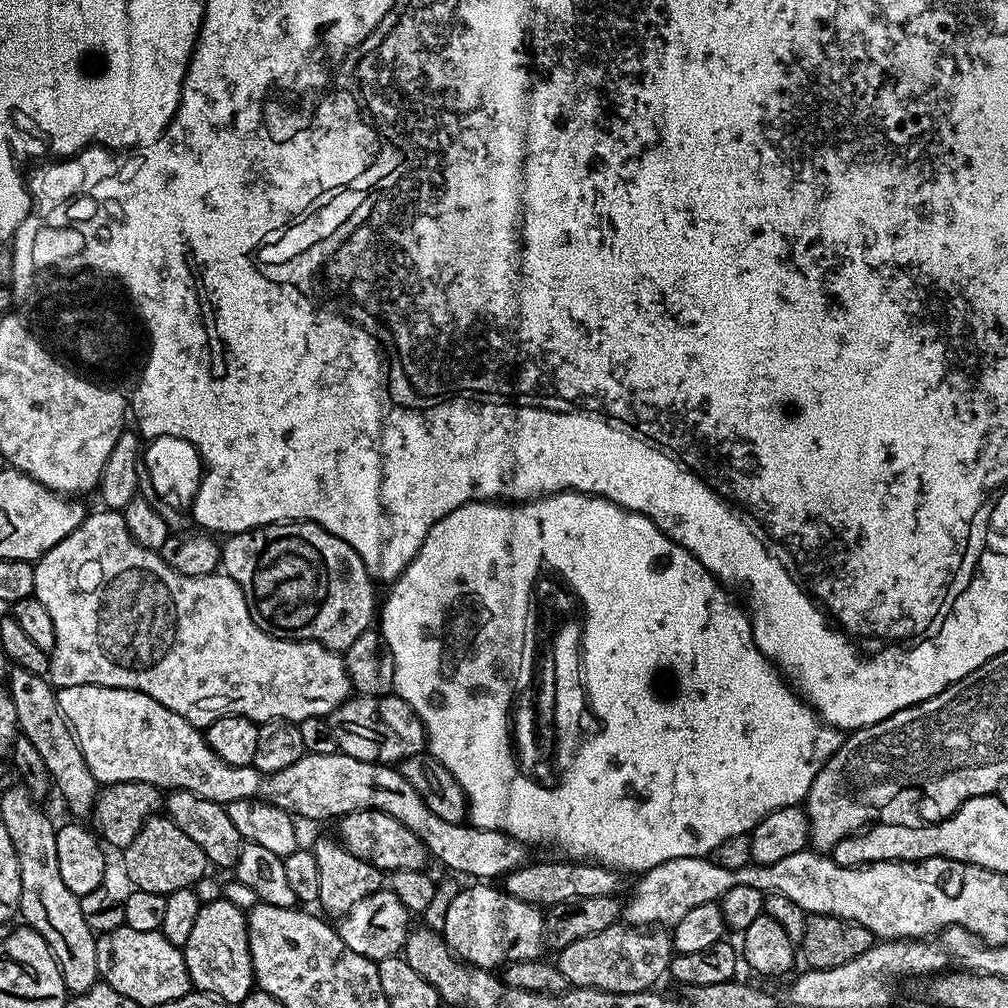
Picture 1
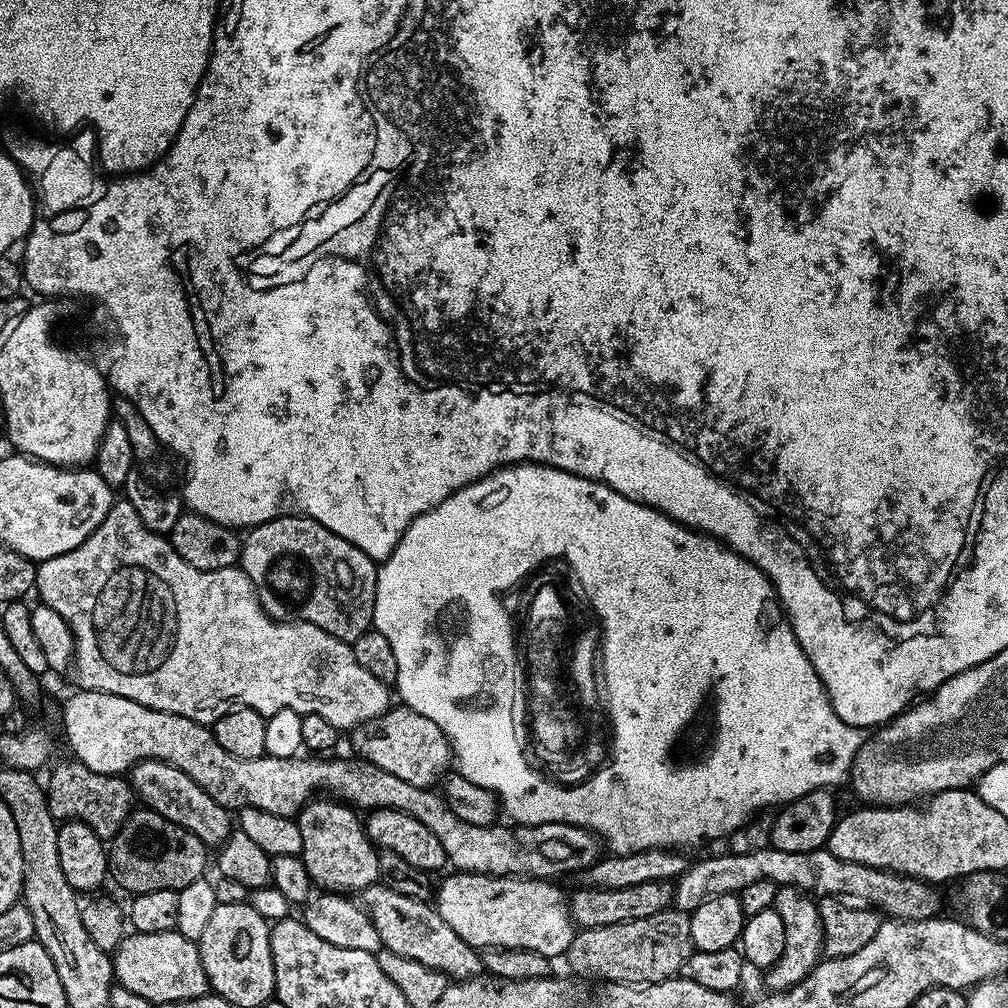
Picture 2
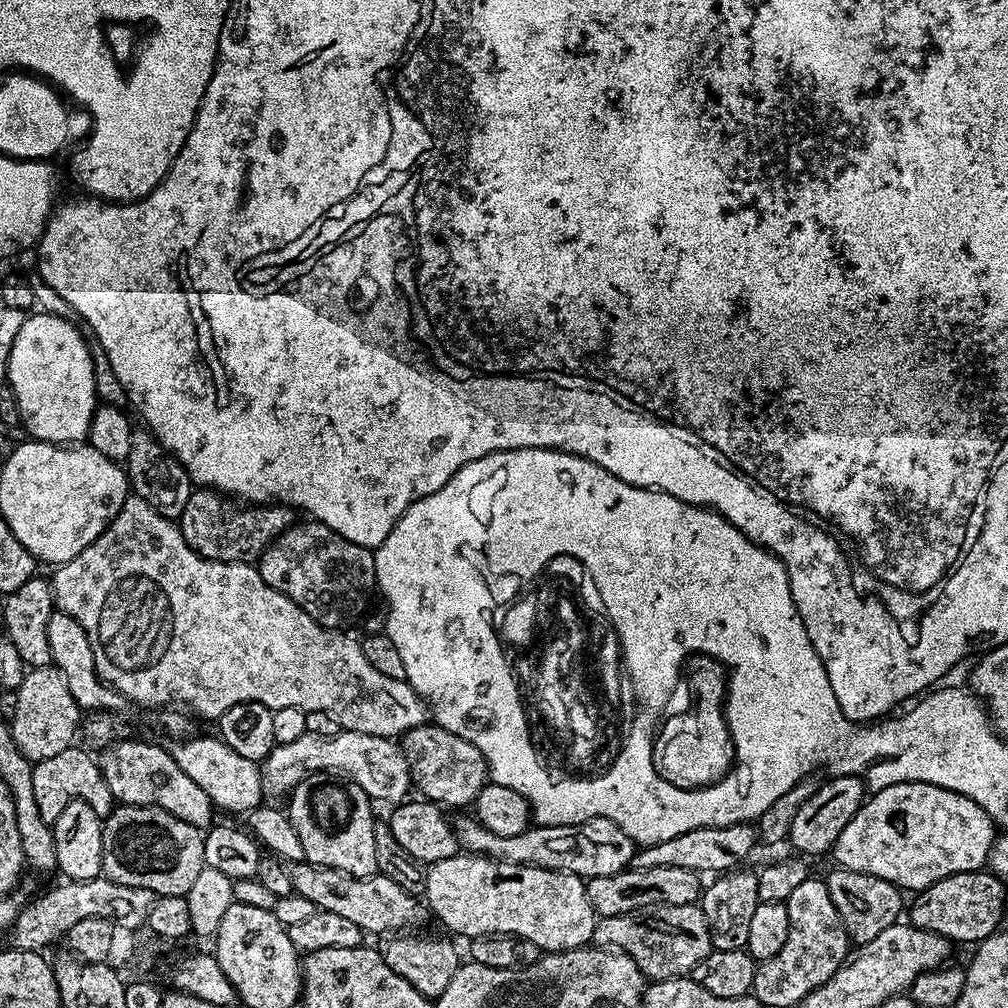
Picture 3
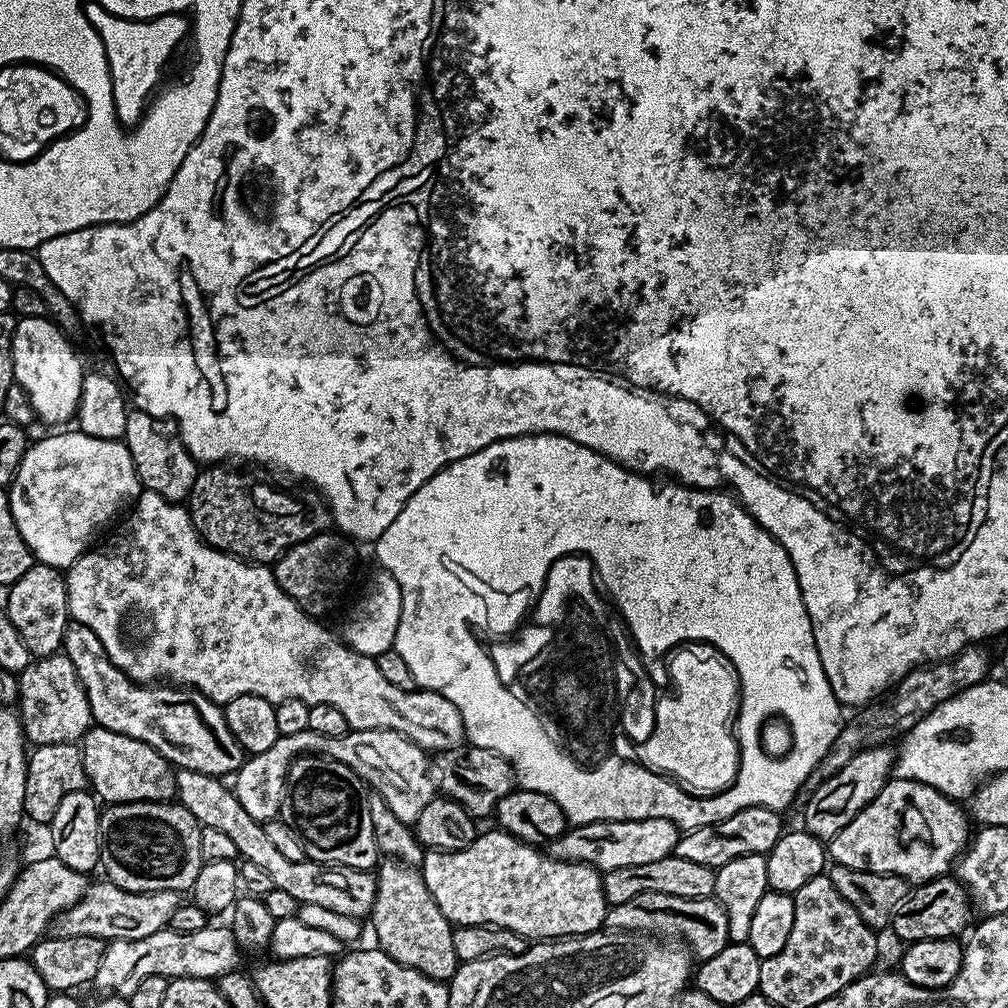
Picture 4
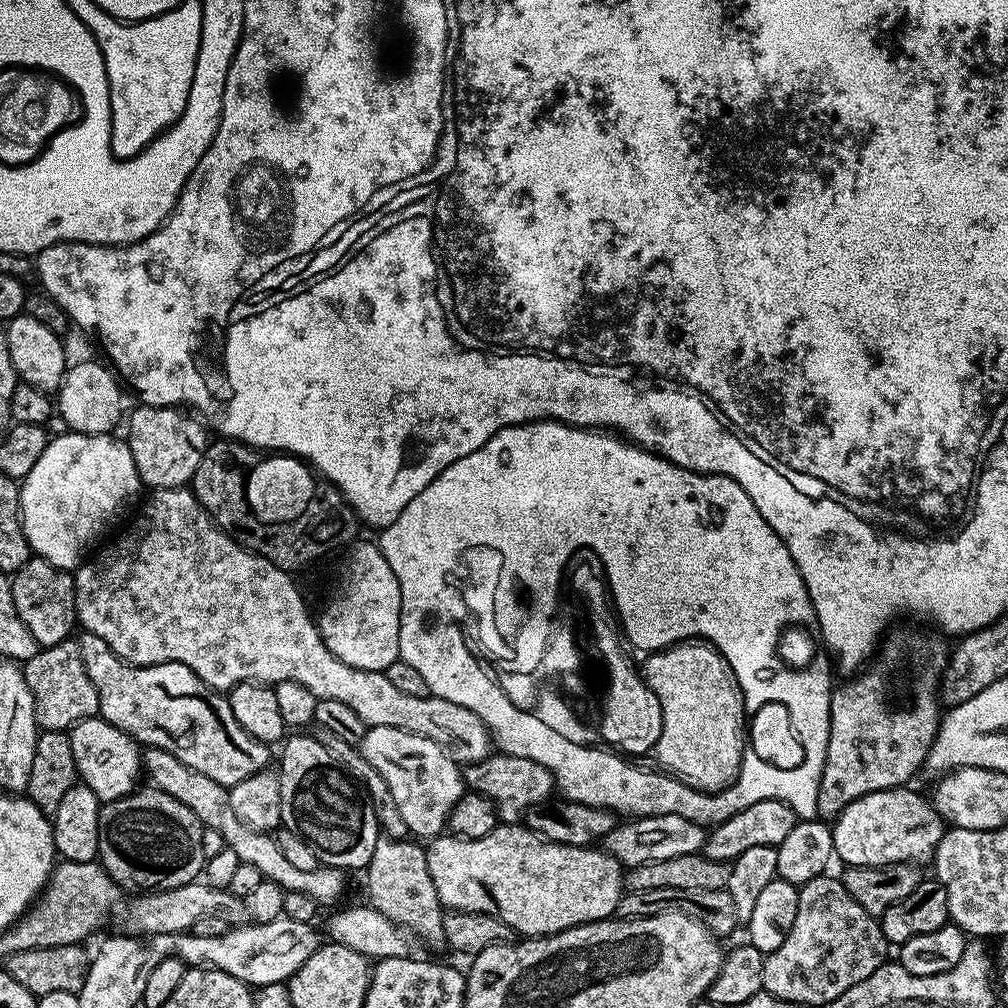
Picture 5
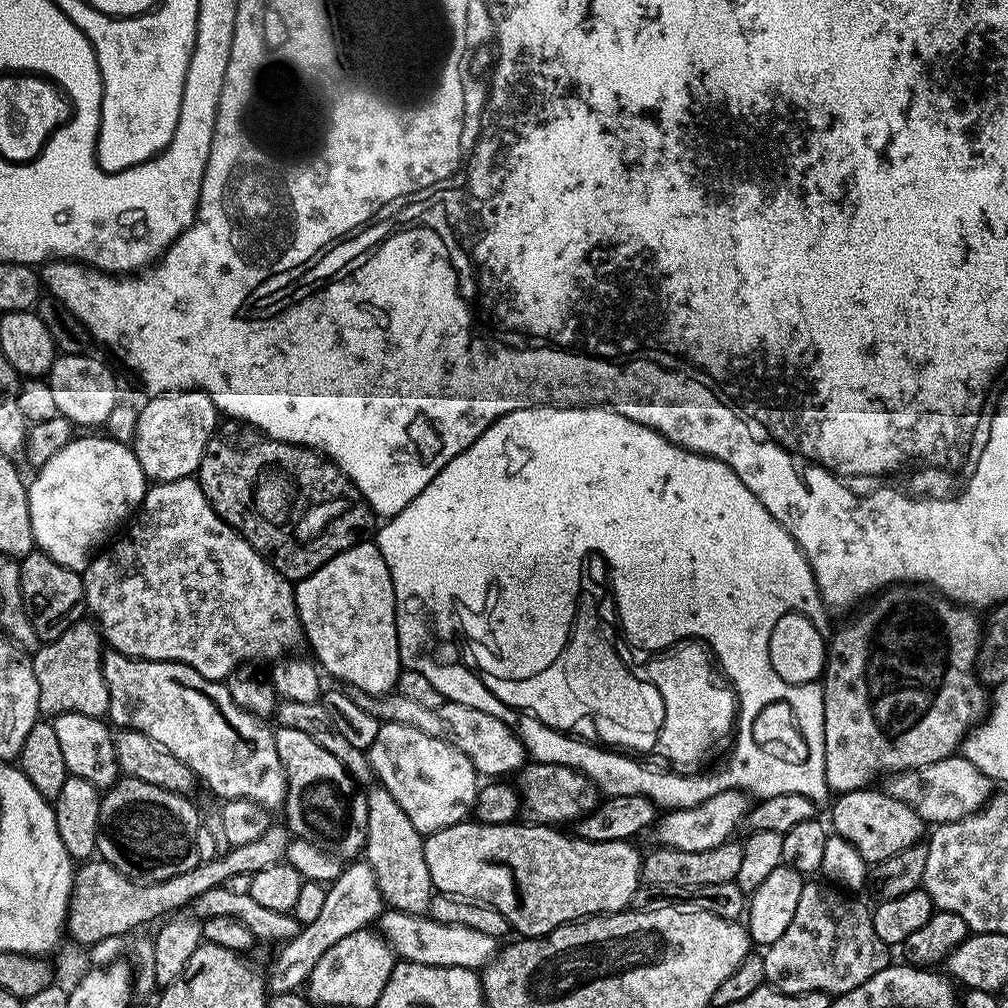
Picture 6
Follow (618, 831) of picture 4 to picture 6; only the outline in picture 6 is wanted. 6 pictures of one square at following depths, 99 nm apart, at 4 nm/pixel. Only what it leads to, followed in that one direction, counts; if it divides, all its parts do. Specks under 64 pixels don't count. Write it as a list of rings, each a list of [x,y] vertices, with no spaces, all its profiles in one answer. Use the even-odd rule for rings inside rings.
[[[739,788],[724,790],[722,794],[716,794],[714,798],[708,798],[693,808],[673,807],[657,819],[654,825],[655,843],[661,848],[674,850],[714,850],[714,846],[722,846],[737,835],[736,827],[739,829],[743,825],[749,809],[749,793],[741,792]]]

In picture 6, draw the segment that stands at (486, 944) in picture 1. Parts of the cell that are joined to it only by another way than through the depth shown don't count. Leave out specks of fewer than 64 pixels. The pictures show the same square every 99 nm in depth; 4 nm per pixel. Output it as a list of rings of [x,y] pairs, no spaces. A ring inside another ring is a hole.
[[[465,822],[455,824],[454,826],[446,826],[437,832],[427,833],[424,836],[424,853],[426,854],[426,867],[430,869],[433,889],[445,896],[458,896],[466,900],[475,900],[482,904],[488,904],[494,910],[506,914],[509,929],[524,938],[545,936],[548,932],[552,932],[564,924],[572,923],[573,920],[582,920],[590,916],[625,911],[631,905],[634,894],[642,886],[640,879],[641,849],[636,849],[637,845],[631,840],[590,842],[589,840],[581,840],[575,834],[567,836],[564,832],[567,831],[561,830],[556,826],[530,824],[527,822],[513,822],[510,824],[499,824],[498,826],[490,826],[489,824],[481,824],[479,822]]]

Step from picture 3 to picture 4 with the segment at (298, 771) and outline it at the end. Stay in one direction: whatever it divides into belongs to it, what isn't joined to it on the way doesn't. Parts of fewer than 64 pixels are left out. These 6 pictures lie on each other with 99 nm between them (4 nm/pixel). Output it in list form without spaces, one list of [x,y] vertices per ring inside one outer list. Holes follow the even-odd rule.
[[[306,728],[300,733],[281,735],[274,742],[274,746],[270,746],[270,750],[262,750],[262,754],[249,755],[243,766],[234,773],[236,797],[238,802],[242,802],[246,814],[250,814],[250,818],[267,822],[277,819],[281,815],[286,799],[286,781],[290,766],[293,760],[297,760],[299,756],[309,754],[326,756],[329,760],[337,760],[350,766],[350,770],[354,770],[354,774],[358,774],[358,778],[362,778],[371,791],[382,794],[382,798],[386,798],[386,806],[390,806],[390,810],[394,810],[394,814],[398,814],[398,818],[402,818],[402,822],[407,824],[415,825],[422,810],[426,810],[428,803],[438,794],[438,780],[434,775],[434,764],[428,761],[429,753],[417,746],[410,738],[406,738],[394,730],[378,730],[377,728],[374,730],[350,730],[344,736],[326,738],[326,734],[314,734],[309,728]]]

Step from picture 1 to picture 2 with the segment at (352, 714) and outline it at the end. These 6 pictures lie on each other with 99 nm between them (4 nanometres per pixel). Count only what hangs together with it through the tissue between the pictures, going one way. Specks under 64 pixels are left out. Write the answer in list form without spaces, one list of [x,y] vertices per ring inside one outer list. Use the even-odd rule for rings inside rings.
[[[393,706],[378,718],[351,729],[350,736],[353,746],[369,760],[365,761],[371,767],[394,774],[402,778],[402,782],[410,782],[410,786],[432,788],[435,780],[439,781],[449,771],[448,764],[450,768],[454,760],[446,734],[442,734],[430,718],[422,718],[422,714],[412,708]]]

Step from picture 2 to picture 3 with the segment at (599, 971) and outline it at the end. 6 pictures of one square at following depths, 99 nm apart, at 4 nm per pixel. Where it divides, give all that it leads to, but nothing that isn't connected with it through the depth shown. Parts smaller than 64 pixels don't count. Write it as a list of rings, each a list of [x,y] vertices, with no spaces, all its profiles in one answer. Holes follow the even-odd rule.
[[[699,903],[687,904],[686,906],[663,904],[657,908],[645,908],[643,912],[601,916],[594,926],[592,944],[630,954],[634,958],[638,970],[652,982],[687,977],[692,968],[698,966],[698,962],[702,962],[702,958],[706,958],[714,951],[712,947],[712,927],[708,925],[708,916],[702,911]]]

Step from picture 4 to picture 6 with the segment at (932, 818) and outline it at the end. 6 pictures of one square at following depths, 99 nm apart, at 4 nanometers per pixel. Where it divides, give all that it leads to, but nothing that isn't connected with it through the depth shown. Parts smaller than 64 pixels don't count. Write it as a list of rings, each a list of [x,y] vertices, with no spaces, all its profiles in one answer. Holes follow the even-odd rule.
[[[866,787],[853,792],[839,793],[830,804],[831,831],[846,838],[846,842],[850,842],[850,846],[854,846],[854,850],[858,850],[858,854],[862,854],[862,858],[869,862],[885,860],[910,846],[921,843],[926,832],[923,818],[905,800],[889,796],[884,790],[872,791],[871,787]]]

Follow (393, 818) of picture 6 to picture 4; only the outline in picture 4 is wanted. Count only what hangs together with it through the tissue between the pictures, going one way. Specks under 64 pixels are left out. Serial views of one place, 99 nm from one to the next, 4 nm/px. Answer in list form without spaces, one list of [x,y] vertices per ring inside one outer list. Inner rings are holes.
[[[385,859],[375,869],[375,874],[376,901],[370,913],[370,921],[372,920],[372,928],[376,931],[377,941],[375,940],[375,943],[380,951],[390,958],[394,958],[394,962],[426,974],[426,978],[441,982],[451,981],[452,975],[455,974],[458,967],[458,961],[454,954],[454,938],[452,937],[454,926],[444,917],[442,910],[438,910],[438,902],[434,902],[430,890],[426,890],[423,875],[415,868],[390,859]]]

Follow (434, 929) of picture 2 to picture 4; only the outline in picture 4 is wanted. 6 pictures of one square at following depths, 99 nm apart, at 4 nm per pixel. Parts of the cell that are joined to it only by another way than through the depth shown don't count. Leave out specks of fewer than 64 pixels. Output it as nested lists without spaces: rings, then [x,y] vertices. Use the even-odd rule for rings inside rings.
[[[181,768],[176,772],[178,803],[190,810],[190,814],[194,814],[194,818],[203,827],[213,828],[221,834],[228,835],[234,842],[237,853],[244,860],[255,862],[274,881],[278,890],[286,890],[295,898],[297,905],[323,906],[326,910],[334,910],[334,914],[346,914],[357,918],[367,917],[371,913],[376,901],[375,871],[337,864],[319,864],[317,860],[307,858],[290,862],[290,858],[284,857],[270,843],[264,824],[250,818],[242,802],[238,802],[235,791],[224,784],[227,783],[221,777]]]

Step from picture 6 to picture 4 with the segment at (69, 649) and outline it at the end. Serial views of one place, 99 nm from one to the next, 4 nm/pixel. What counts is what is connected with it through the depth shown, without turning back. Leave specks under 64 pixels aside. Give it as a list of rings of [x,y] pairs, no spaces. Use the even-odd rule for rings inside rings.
[[[57,654],[33,659],[26,670],[18,674],[18,679],[20,700],[23,701],[18,715],[20,725],[24,727],[24,739],[29,745],[71,744],[79,741],[93,727],[90,702],[70,658]]]

